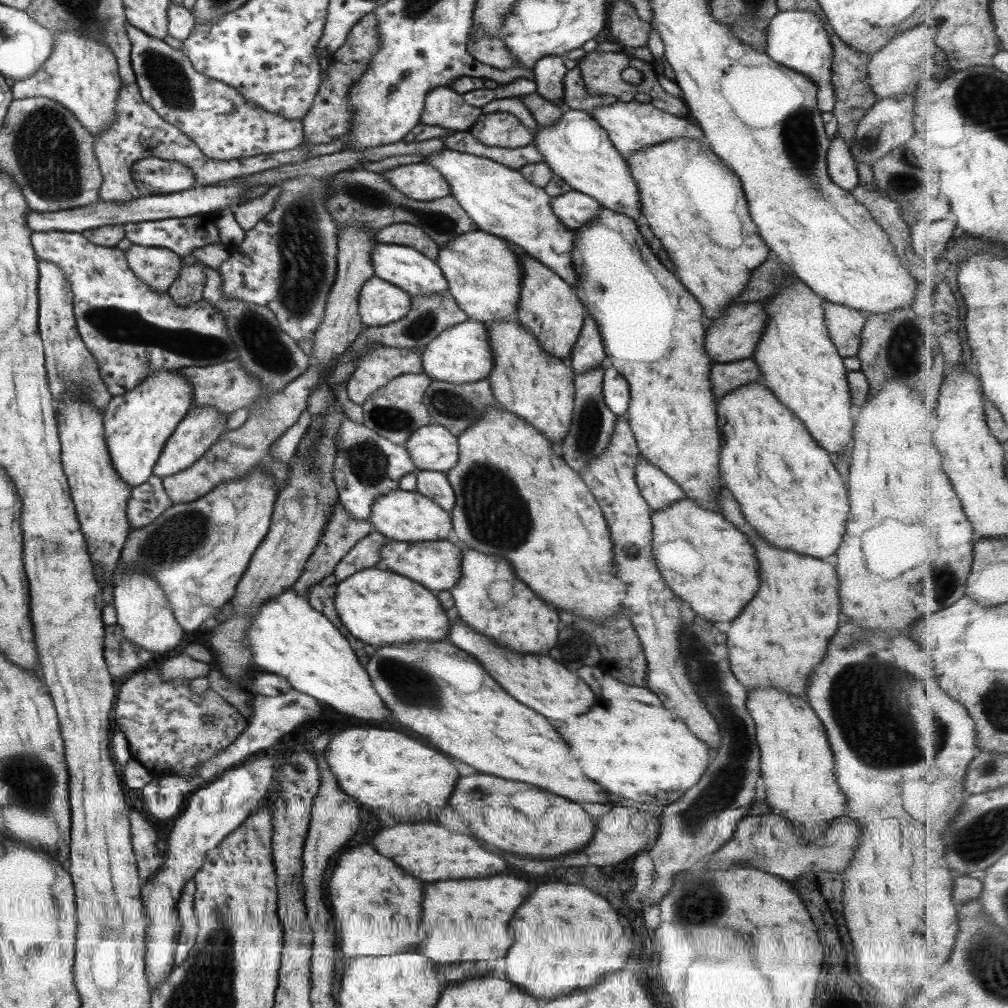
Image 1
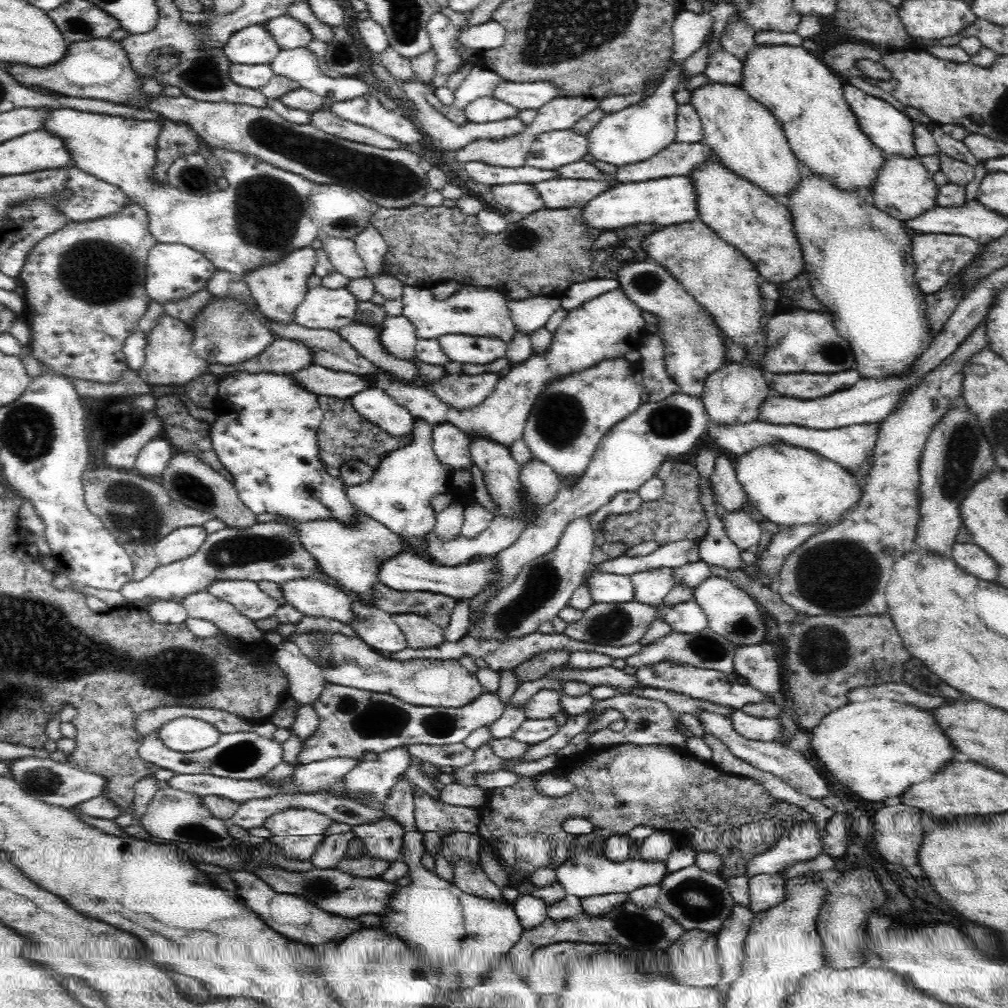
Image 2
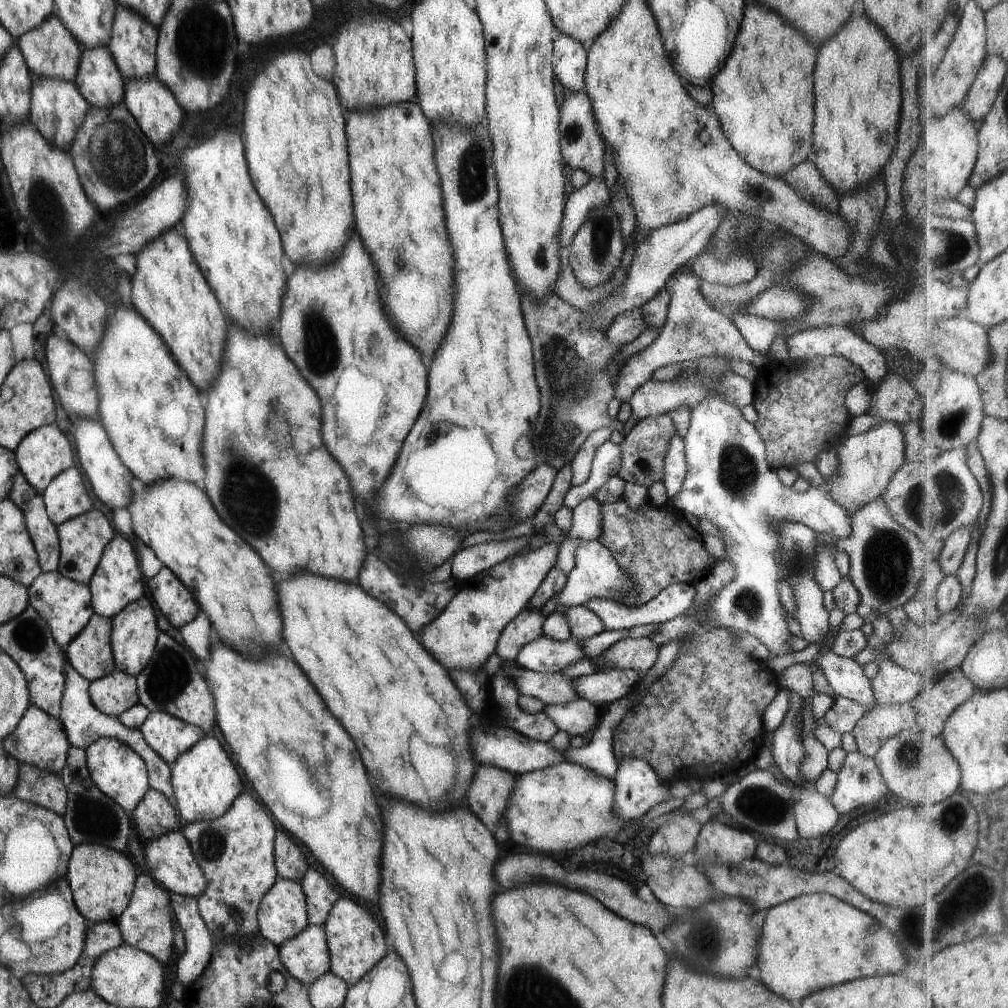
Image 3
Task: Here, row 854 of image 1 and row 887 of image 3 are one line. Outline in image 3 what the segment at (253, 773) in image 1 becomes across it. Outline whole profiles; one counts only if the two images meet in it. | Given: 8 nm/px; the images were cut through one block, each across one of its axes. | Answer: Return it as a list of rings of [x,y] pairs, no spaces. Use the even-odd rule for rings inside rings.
[[[169,831],[141,846],[141,856],[151,877],[157,881],[165,891],[179,896],[195,897],[202,894],[206,885],[203,871],[197,864],[191,847],[186,838],[179,831]]]

